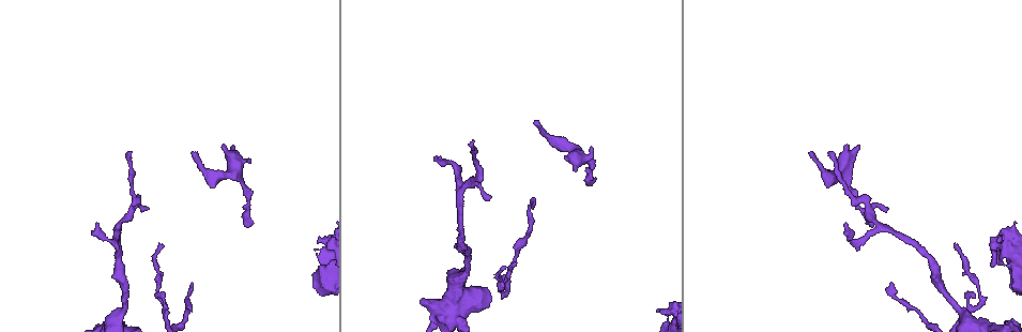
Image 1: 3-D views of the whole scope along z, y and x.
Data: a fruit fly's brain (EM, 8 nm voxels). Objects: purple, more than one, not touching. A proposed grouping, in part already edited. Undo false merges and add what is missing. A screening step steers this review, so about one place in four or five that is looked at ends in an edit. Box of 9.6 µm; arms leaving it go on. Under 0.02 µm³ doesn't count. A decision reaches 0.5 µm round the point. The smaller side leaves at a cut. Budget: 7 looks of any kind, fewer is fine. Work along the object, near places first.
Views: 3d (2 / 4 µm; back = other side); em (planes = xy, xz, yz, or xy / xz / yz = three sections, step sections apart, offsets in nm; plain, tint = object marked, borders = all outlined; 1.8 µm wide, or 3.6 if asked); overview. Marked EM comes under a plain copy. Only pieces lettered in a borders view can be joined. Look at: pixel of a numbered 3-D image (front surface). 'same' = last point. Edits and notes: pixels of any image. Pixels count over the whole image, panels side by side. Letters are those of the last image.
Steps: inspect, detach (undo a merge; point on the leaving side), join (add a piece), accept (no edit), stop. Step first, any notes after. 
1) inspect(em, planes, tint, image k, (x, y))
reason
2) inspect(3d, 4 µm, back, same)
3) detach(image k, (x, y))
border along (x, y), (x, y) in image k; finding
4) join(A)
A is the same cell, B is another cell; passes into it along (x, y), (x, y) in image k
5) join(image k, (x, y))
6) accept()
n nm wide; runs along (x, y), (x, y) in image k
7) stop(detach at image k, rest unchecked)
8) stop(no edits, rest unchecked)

inspect(3d, 4 µm, image 1, (858, 146))
an open end

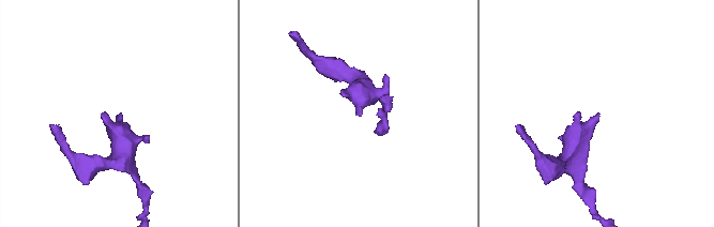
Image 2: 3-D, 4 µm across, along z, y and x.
inspect(em, yz, step 4, borders, image 2, (598, 115))

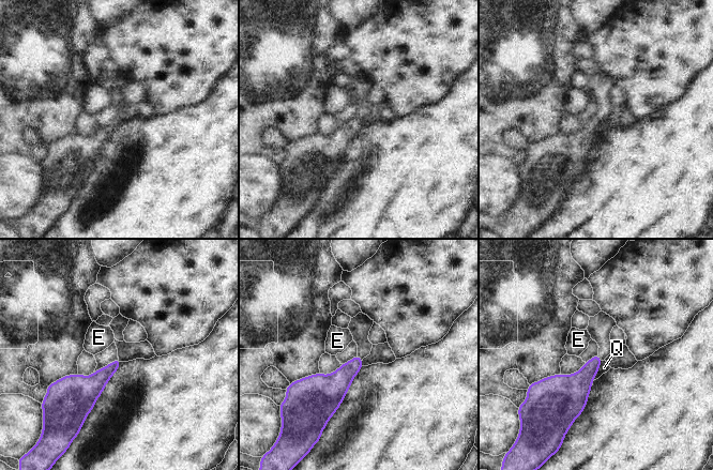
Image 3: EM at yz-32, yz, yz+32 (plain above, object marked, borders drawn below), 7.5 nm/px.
inspect(em, xy, step 16, borders, same)
cut it another way

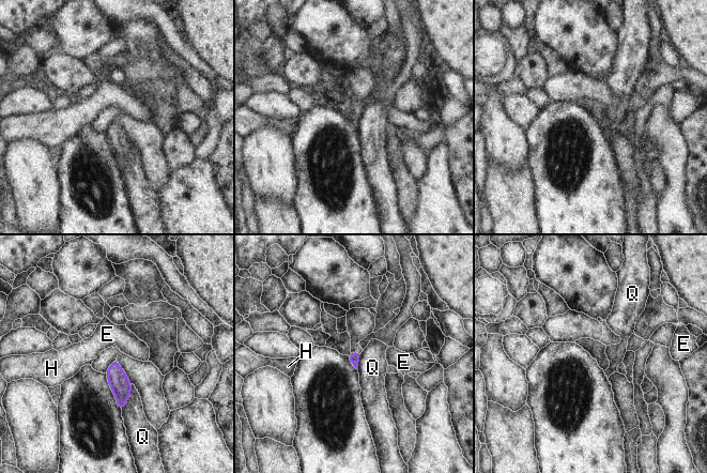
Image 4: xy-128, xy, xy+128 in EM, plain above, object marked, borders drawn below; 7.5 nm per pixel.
accept()
E, H and Q are other cells; border along (132, 384), (129, 398), (122, 411) in image 4; none of them fits

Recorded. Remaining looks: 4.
inspect(em, xy, step 8, tint, image 1, (489, 199))

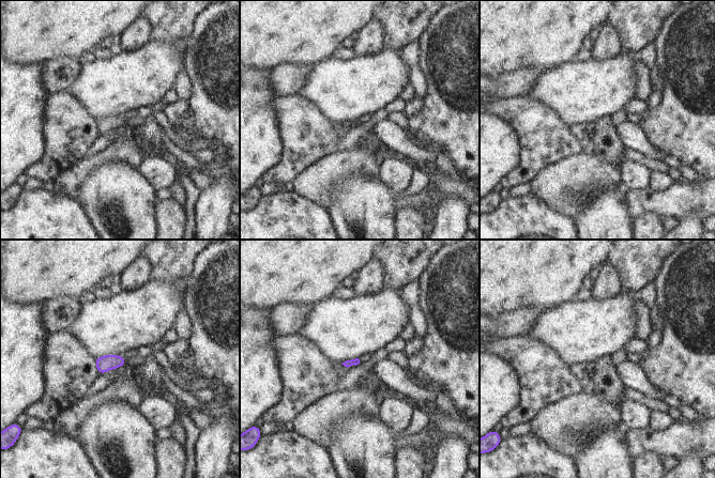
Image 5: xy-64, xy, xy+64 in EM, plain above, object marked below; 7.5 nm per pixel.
inspect(em, xz, step 4, borders, same)

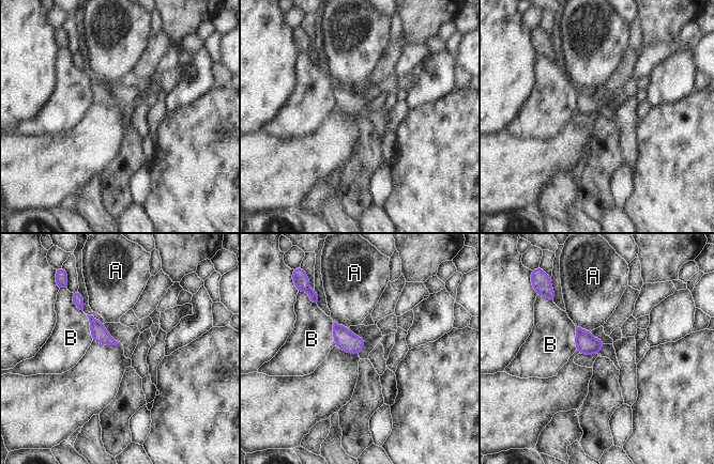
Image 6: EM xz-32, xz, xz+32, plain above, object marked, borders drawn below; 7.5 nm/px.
accept()
A and B are other cells; border along (86, 314), (92, 340) in image 6; none of them fits

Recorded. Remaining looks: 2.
stop(no edits, rest unchecked)

